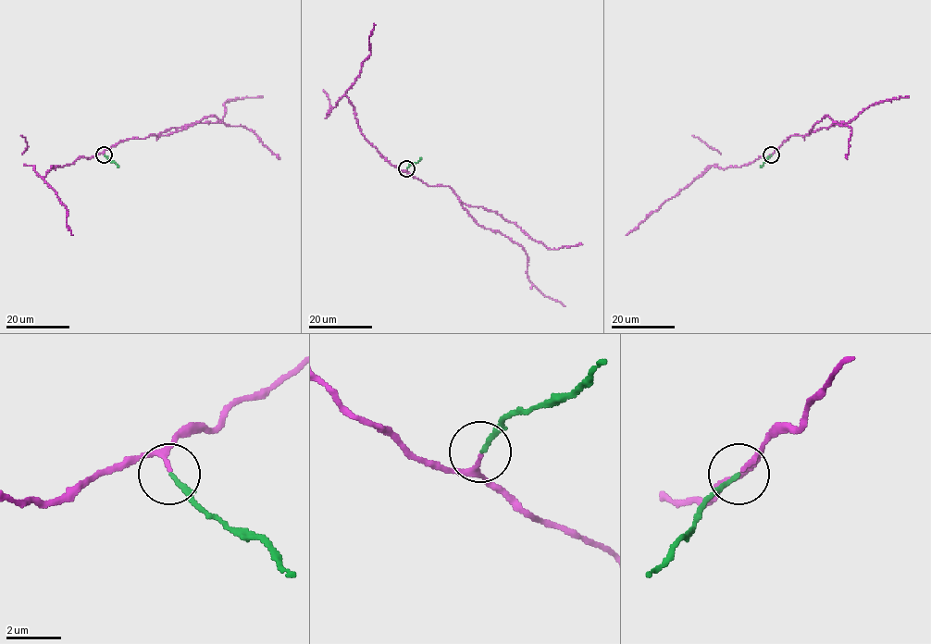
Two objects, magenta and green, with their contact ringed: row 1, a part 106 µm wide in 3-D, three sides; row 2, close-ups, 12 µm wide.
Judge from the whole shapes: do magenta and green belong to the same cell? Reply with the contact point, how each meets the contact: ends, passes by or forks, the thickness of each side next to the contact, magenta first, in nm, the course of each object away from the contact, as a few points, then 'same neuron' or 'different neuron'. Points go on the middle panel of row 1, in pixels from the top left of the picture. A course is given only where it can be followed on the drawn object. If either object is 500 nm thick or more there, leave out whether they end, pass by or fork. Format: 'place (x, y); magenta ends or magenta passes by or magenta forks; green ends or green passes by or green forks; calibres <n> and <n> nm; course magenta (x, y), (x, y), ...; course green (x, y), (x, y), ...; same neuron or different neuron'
place (406, 168); magenta passes by; green ends; calibres 120 and 160 nm; course magenta (406, 169), (428, 185), (449, 186), (480, 226), (519, 245), (528, 257), (528, 278), (565, 306); course green (406, 169), (421, 158); same neuron

